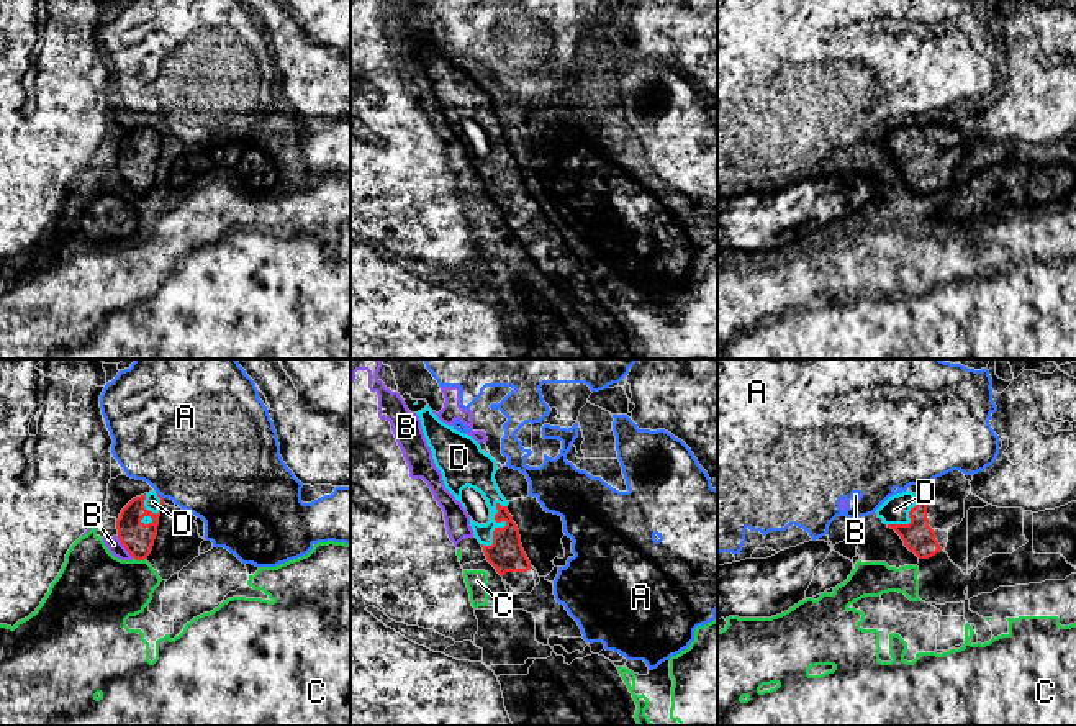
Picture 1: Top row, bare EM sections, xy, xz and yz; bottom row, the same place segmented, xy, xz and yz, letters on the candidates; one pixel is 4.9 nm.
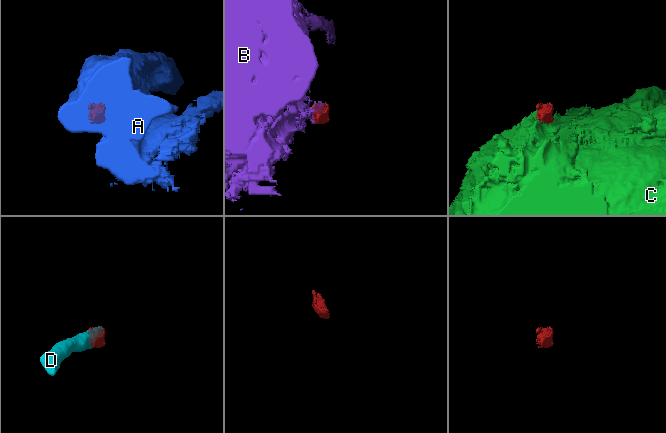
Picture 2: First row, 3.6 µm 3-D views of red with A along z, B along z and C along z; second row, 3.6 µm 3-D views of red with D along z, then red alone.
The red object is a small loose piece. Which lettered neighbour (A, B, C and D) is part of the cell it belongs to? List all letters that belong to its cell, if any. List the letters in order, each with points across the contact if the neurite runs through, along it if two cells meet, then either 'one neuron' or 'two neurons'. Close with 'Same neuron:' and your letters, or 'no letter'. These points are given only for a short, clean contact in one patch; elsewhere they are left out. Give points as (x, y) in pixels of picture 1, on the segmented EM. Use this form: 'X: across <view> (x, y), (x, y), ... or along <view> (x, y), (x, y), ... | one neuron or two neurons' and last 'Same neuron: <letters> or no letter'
A: two neurons
B: along xy (117, 536), (135, 558) | two neurons
C: along xy (135, 558), (144, 559) | two neurons
D: one neuron
Same neuron: D

